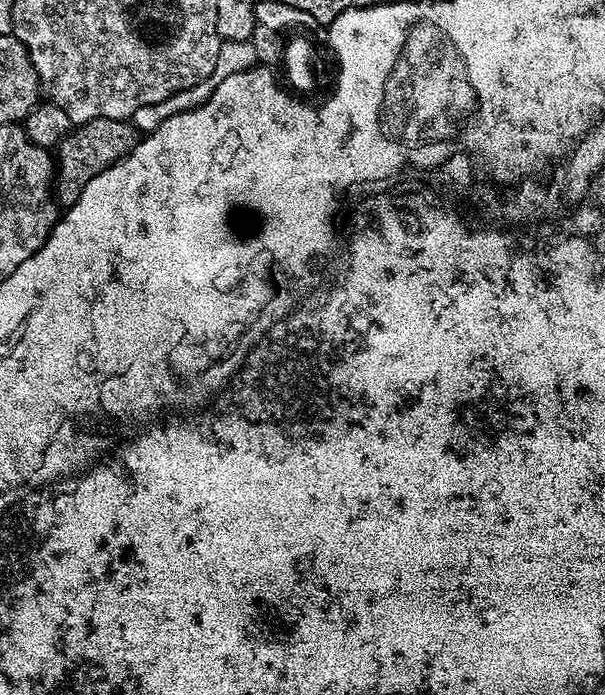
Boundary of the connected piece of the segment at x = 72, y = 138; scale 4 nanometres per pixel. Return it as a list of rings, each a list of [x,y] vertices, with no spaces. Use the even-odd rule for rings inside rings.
[[[98,118],[78,124],[60,141],[54,152],[58,167],[54,172],[54,196],[61,205],[75,202],[82,190],[101,170],[130,155],[138,143],[138,130],[128,120]]]

